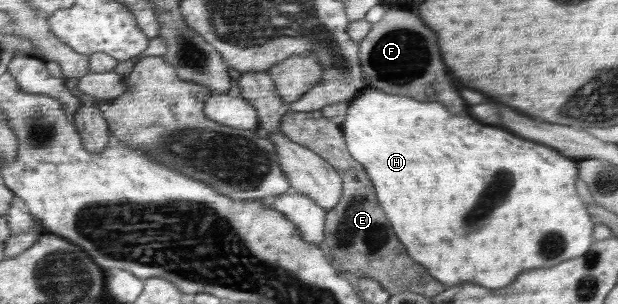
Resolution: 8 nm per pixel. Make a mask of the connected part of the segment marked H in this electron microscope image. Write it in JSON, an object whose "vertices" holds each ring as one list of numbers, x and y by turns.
{"vertices":[[370,87,366,88,366,90,362,90,362,94,358,94,352,102,349,103,348,112,346,112,346,116,344,118,344,123,341,124,339,129,342,130,342,135,344,135,344,141,346,141,346,147,348,152,353,156,353,159,356,162,359,162,363,165,364,170,367,172,369,179,372,181,373,187,375,188,375,193,377,194,377,201,381,204,383,208,383,212,385,216,390,221,391,227,395,232,395,235,398,237,398,240,406,247,407,253,422,266,427,268,427,271,437,280,443,282,445,285,459,285,460,282,476,282,476,284,480,284,480,286,488,286,488,288,502,288,502,286,508,286,518,274,520,274,520,270,530,270,530,268,550,268,550,266,559,265,560,262,564,262,570,260,571,258,579,257,580,255,586,254,590,245,593,243,592,233,593,233,593,222,591,221,590,214,588,213,587,206,582,202,580,196,578,196,578,192,574,192,576,188,574,188,574,180,579,178,579,168,578,168,578,160,571,159,561,155,556,150,552,150,552,148,548,148,548,146,542,146,542,144,536,144,536,142,532,142,532,140,522,140,522,138,516,138,516,136,512,136,510,132,504,132,504,130,500,130,500,128,494,128,494,126,482,126,482,124,478,124,478,122,474,122,470,116,466,116,464,112,460,112,460,114,448,114,448,110,442,106,442,104,438,104,438,102,418,102,418,100,414,100,414,98,410,98,404,95,396,95,396,94,386,94,386,92,380,92,380,90,376,90,376,88]]}

